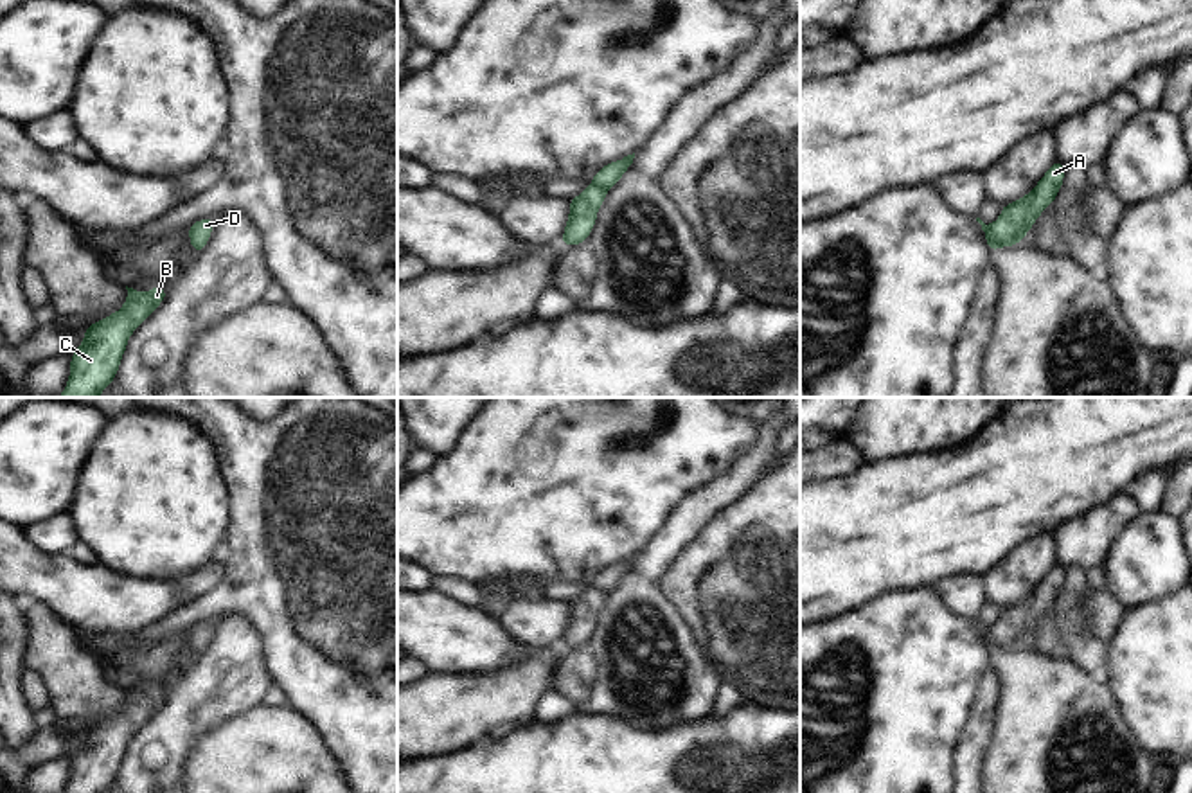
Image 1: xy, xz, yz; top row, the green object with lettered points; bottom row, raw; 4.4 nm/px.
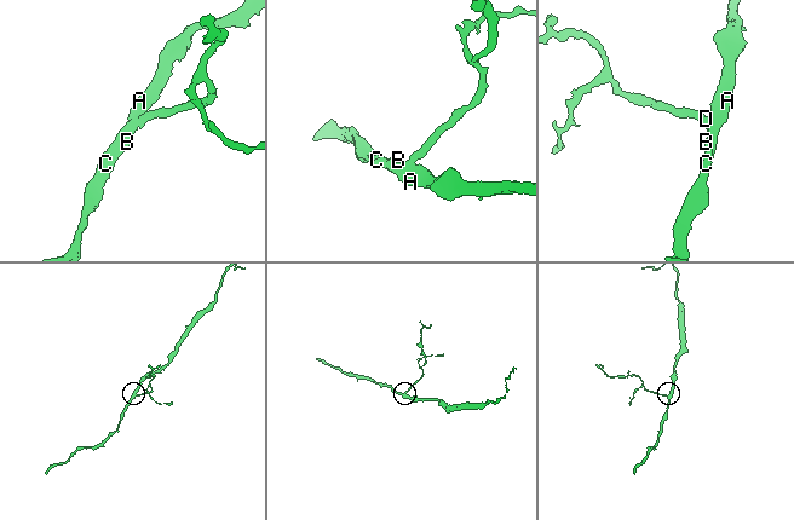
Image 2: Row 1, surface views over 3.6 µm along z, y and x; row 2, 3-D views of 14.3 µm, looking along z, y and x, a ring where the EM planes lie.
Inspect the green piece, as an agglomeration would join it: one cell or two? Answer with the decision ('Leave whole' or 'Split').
Split

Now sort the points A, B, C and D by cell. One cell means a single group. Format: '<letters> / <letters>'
A B C / D

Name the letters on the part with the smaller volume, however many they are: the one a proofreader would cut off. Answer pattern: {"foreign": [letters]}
{"foreign": ["D"]}

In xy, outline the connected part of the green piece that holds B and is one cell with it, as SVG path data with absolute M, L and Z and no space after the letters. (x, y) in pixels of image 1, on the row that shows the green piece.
M156 284L151 291L128 288L124 306L85 329L81 345L70 356L70 376L58 397L97 397L117 378L120 360L133 331L165 300L167 290Z

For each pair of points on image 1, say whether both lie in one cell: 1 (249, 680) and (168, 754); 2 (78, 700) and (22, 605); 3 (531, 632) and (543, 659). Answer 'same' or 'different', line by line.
1: same
2: same
3: different

